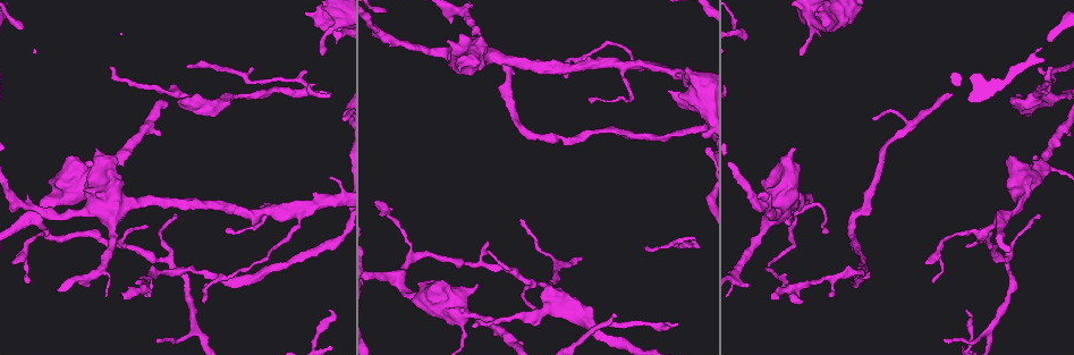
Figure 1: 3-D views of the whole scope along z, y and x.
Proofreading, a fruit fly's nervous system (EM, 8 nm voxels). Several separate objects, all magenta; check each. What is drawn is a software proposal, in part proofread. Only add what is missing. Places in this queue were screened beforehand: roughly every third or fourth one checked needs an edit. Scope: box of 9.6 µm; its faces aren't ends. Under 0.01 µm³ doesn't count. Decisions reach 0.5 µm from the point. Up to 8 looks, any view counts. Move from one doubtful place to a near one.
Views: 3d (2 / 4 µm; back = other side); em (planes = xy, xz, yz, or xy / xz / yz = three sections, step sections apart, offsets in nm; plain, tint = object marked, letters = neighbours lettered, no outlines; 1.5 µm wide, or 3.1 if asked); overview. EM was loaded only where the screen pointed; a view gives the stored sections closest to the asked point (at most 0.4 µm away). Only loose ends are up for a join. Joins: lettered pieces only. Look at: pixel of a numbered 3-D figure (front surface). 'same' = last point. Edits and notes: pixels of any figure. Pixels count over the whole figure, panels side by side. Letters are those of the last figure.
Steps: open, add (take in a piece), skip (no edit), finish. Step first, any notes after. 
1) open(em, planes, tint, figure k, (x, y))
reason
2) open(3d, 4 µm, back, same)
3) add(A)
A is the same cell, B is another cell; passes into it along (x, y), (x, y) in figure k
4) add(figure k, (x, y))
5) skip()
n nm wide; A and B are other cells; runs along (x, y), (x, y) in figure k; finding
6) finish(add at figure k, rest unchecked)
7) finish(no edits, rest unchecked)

open(em, xy, step 8, tint, figure 1, (120, 295))

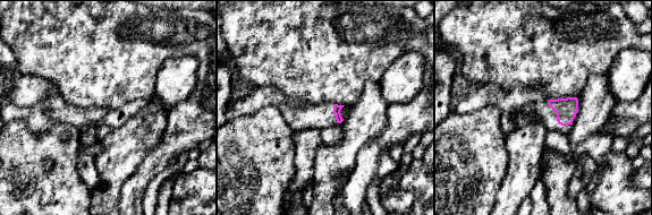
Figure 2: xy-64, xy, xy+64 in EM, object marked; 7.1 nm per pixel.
open(em, planes, letters, same)

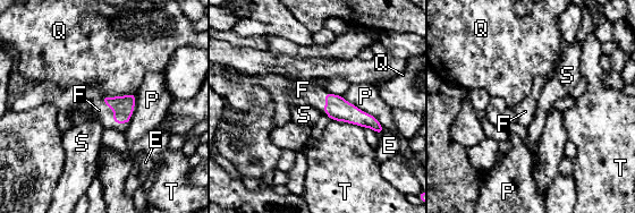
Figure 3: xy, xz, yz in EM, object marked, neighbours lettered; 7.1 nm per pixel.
add(F)
P touches over 380 nm; F is the same cell, E, P, Q, S and T are other cells; passes into it along (123, 107), (113, 116), (99, 110) in figure 3; it goes on there

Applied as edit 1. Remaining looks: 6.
open(overview)
see it whole again

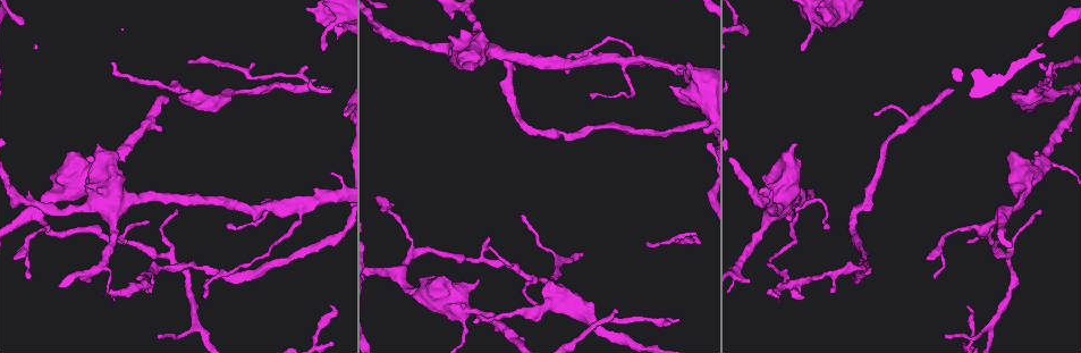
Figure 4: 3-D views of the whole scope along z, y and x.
open(3d, 4 µm, figure 4, (945, 337))
branch stops here

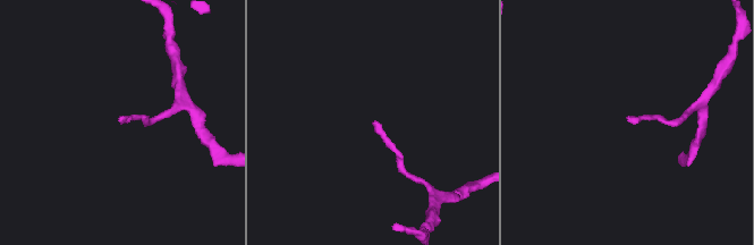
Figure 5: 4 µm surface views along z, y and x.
open(em, planes, letters, figure 5, (122, 118))

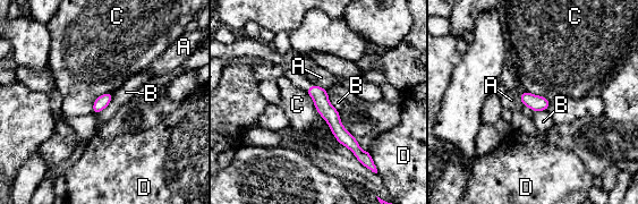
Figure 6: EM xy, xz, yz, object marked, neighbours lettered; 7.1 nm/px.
skip()
C touches over 200 nm; A, B, C and D are other cells; border along (111, 92), (101, 94), (92, 111) in figure 6; no lettered piece goes on from it

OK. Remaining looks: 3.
open(em, planes, letters, figure 4, (87, 174))
stops while still wide

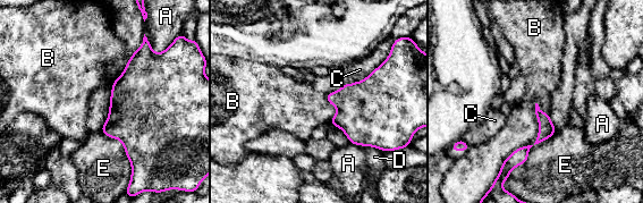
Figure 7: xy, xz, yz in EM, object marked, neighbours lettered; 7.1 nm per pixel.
skip()
A, B, C, D and E are other cells; border along (536, 102), (536, 140), (498, 171) in figure 7; none of them fits

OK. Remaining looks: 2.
finish(add at figure 3, rest unchecked)

